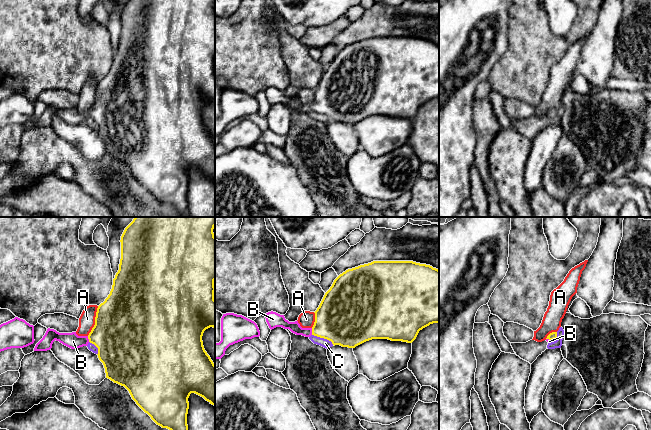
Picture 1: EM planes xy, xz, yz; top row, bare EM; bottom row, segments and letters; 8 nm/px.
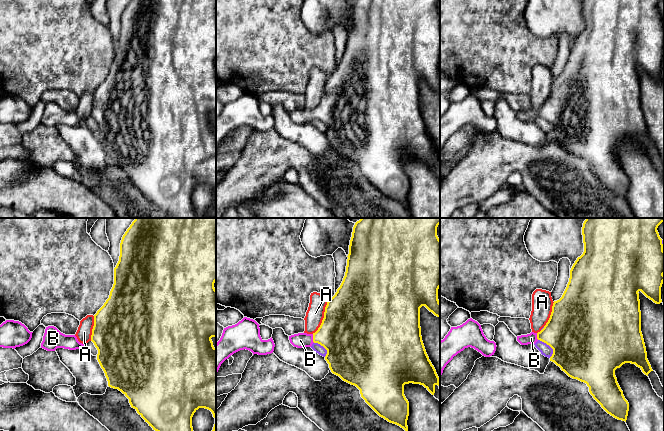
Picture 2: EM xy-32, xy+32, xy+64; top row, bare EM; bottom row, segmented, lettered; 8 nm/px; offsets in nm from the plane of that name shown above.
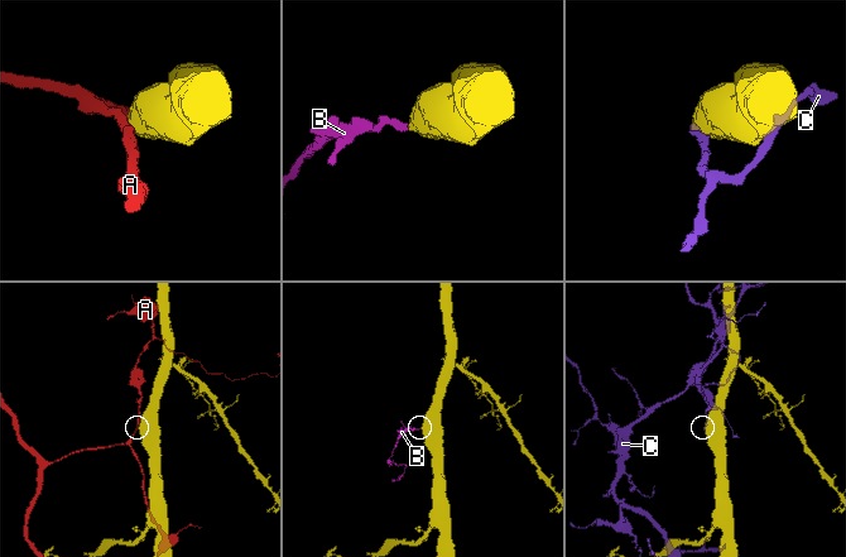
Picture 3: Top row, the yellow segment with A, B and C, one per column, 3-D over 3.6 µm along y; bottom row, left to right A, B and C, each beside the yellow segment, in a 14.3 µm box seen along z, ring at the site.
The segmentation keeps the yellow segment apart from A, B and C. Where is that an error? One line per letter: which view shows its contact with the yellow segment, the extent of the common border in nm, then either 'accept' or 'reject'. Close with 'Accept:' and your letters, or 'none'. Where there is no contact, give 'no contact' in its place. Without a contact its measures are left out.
A: contact in xy; length 260 nm; reject
B: contact in xz; length 60 nm; accept
C: contact in xz; length 190 nm; reject
Accept: B

